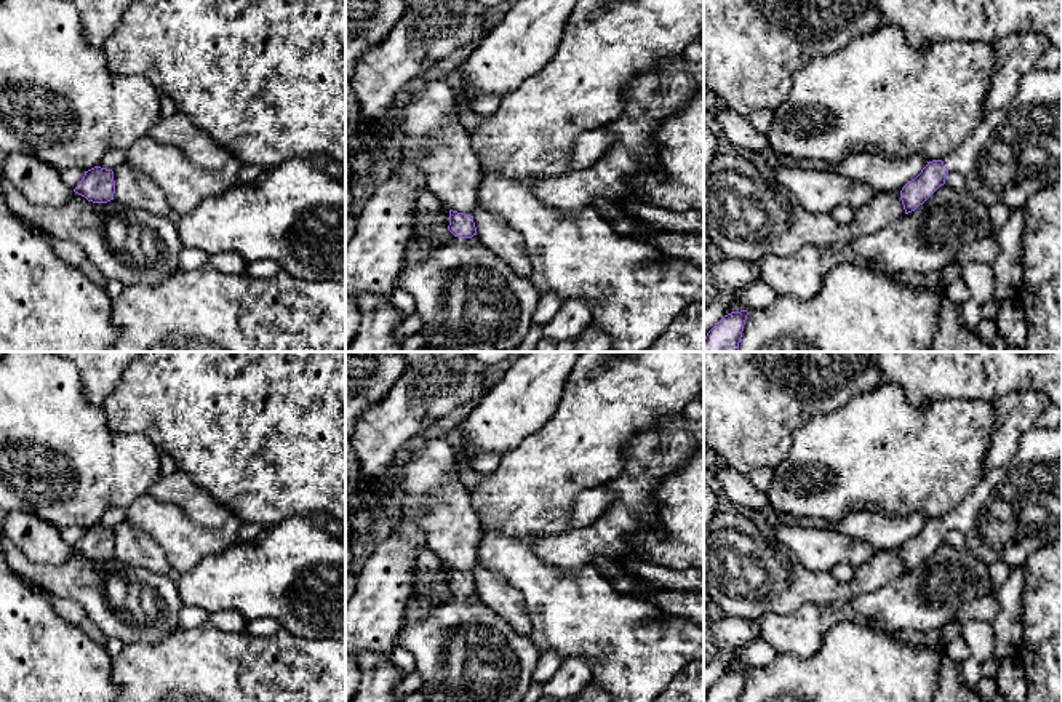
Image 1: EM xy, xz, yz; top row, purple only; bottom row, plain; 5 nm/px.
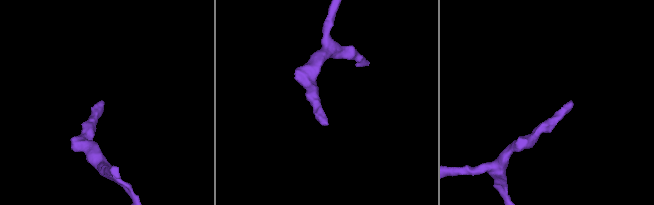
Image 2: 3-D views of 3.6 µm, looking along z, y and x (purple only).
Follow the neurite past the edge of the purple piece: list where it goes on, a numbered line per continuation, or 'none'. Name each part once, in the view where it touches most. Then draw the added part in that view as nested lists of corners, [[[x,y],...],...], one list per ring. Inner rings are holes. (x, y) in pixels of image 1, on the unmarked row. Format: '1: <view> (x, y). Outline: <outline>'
1: xz (464, 651). Outline: [[[462,595],[433,606],[416,624],[405,625],[397,644],[416,659],[424,702],[521,702],[542,656],[529,635],[518,633],[485,603],[470,603]]]

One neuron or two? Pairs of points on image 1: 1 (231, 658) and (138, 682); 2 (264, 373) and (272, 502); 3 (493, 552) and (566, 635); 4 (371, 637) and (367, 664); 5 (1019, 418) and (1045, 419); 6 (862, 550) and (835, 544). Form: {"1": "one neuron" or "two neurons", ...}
{"1": "one neuron", "2": "one neuron", "3": "one neuron", "4": "two neurons", "5": "two neurons", "6": "one neuron"}

